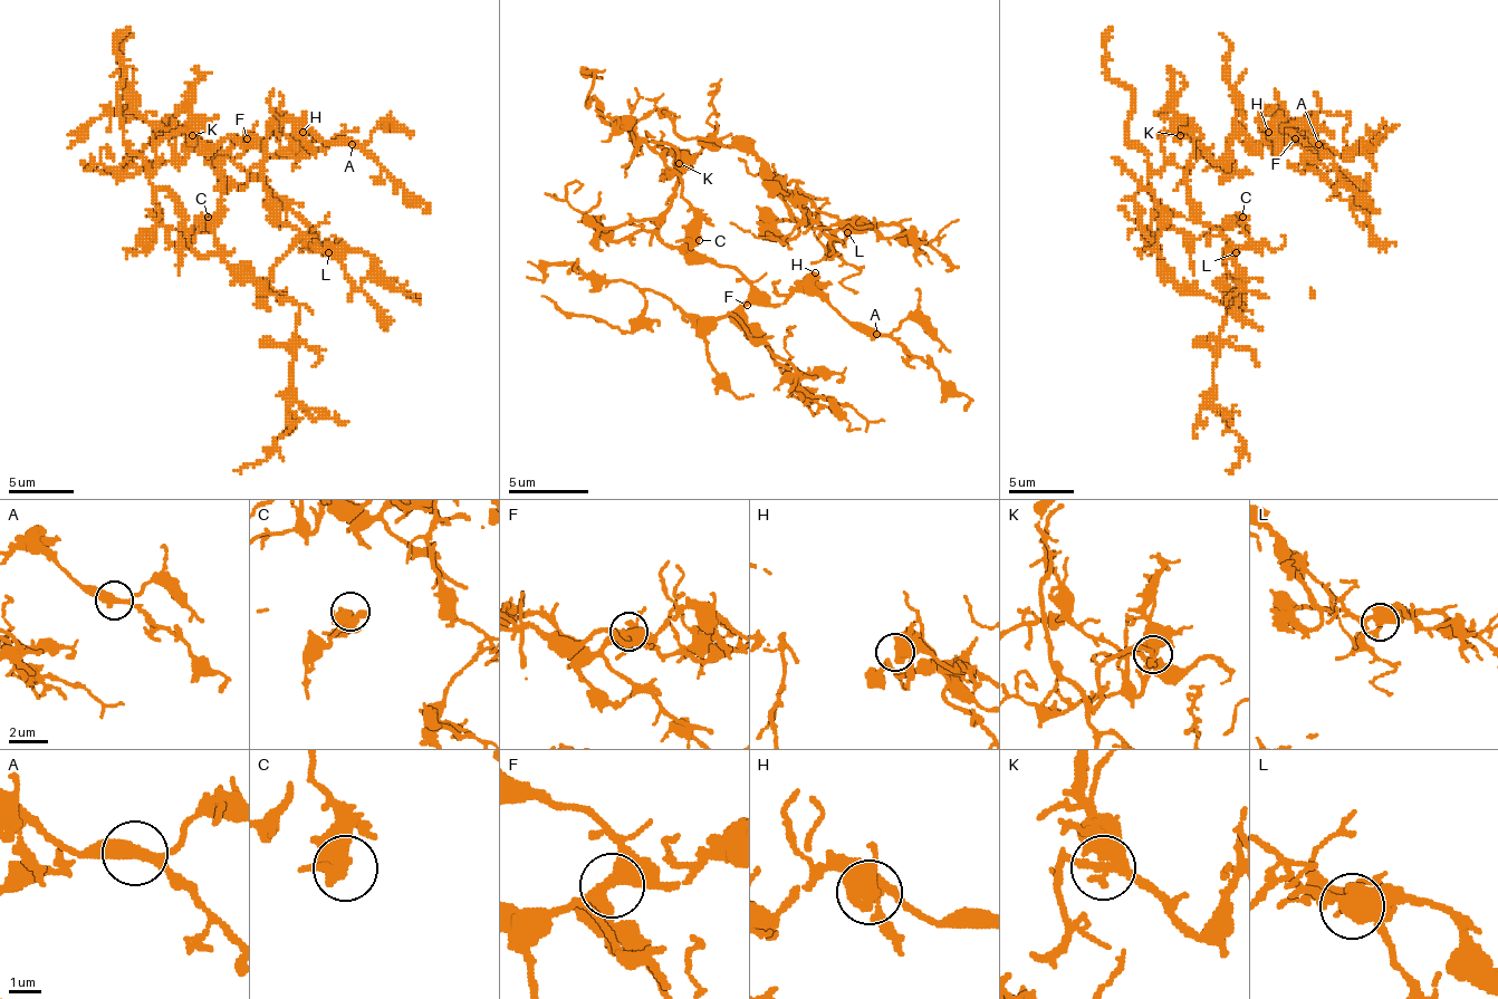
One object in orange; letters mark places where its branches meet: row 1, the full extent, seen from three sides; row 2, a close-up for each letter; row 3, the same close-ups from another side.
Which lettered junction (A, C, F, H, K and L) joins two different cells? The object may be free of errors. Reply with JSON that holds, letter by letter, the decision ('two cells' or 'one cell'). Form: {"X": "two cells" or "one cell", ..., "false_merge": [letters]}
{"A": "one cell", "C": "one cell", "F": "one cell", "H": "one cell", "K": "one cell", "L": "one cell", "false_merge": []}

